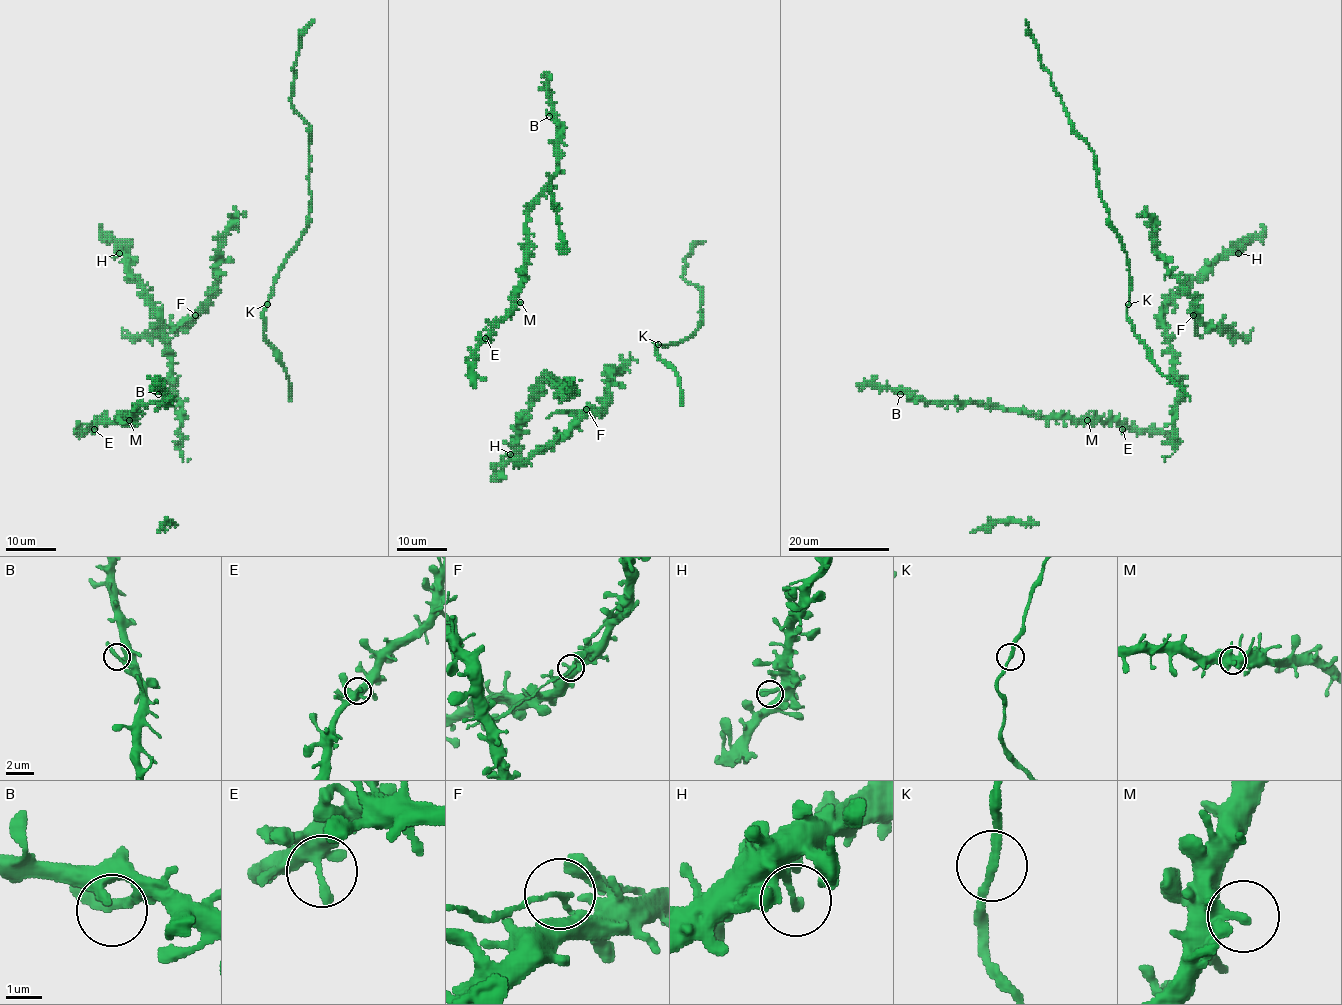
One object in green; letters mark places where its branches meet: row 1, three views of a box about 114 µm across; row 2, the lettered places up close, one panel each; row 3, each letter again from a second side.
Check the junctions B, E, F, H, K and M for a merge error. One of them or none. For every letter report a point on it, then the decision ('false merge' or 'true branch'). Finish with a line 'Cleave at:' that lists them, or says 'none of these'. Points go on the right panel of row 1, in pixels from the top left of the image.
B: at (900, 394); true branch
E: at (1122, 429); true branch
F: at (1193, 315); false merge
H: at (1238, 253); true branch
K: at (1128, 304); true branch
M: at (1087, 420); true branch
Cleave at: F

